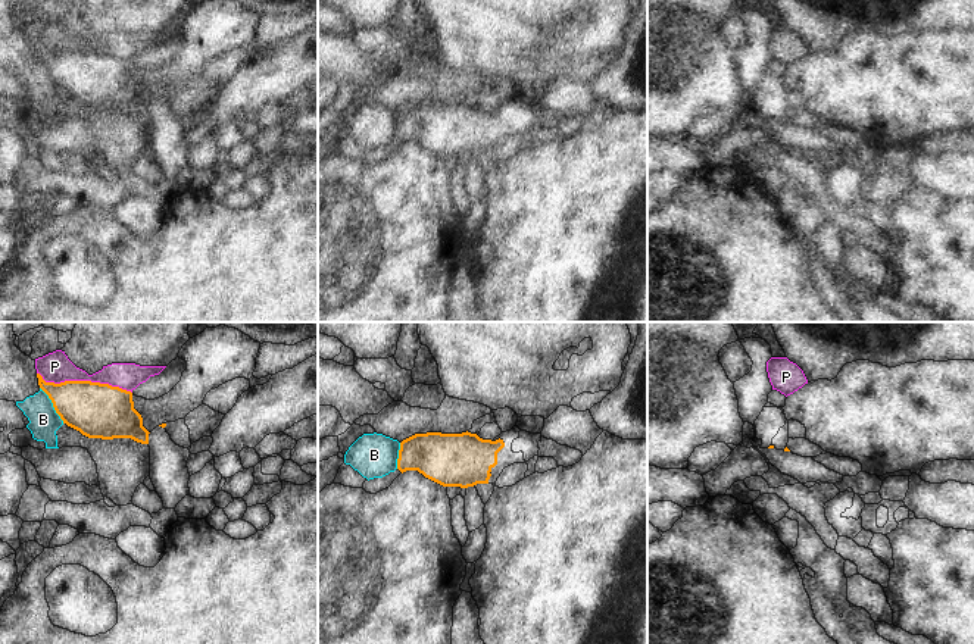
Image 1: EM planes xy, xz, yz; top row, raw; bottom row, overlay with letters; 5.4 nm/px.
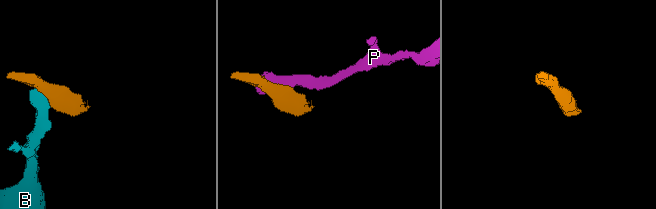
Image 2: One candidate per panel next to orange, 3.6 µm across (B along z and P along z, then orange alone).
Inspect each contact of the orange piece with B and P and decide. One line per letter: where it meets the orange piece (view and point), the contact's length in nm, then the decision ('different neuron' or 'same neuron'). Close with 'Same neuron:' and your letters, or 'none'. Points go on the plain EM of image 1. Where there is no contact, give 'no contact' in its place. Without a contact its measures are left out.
B: xy (53, 75) | 240 nm | different neuron
P: xy (84, 52) | 550 nm | different neuron
Same neuron: none

